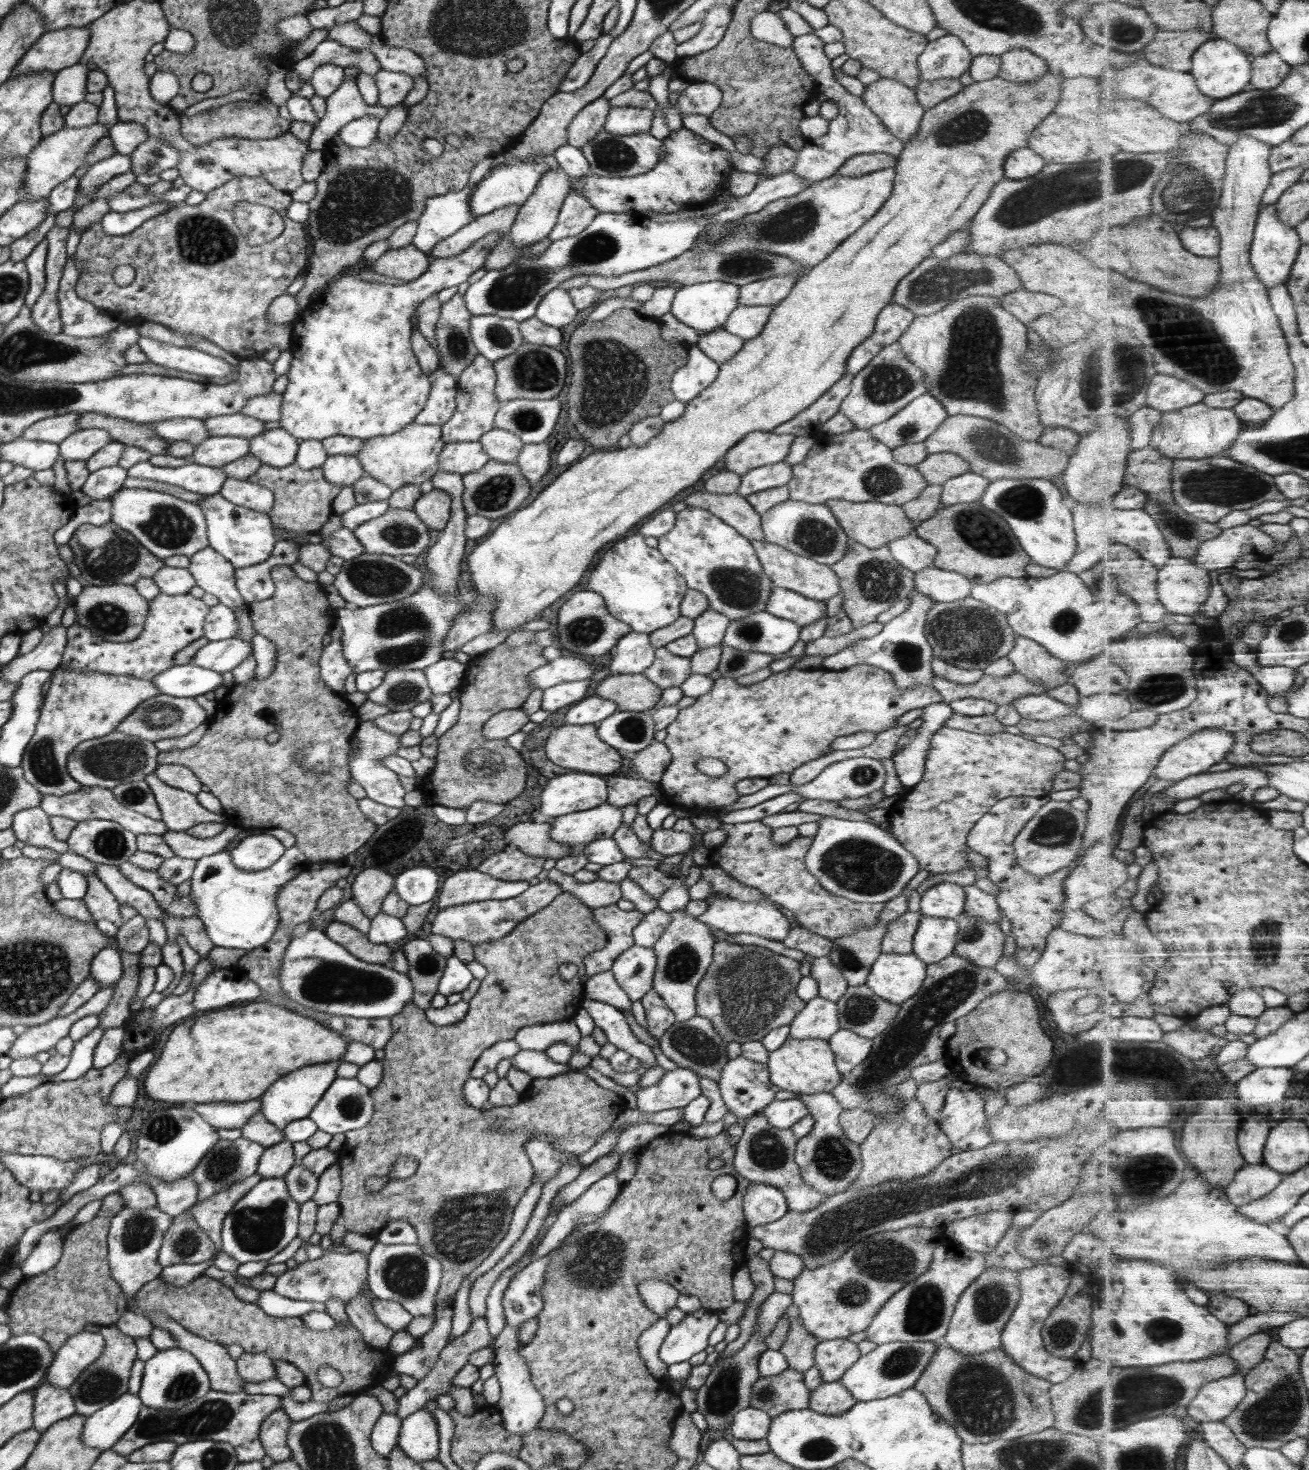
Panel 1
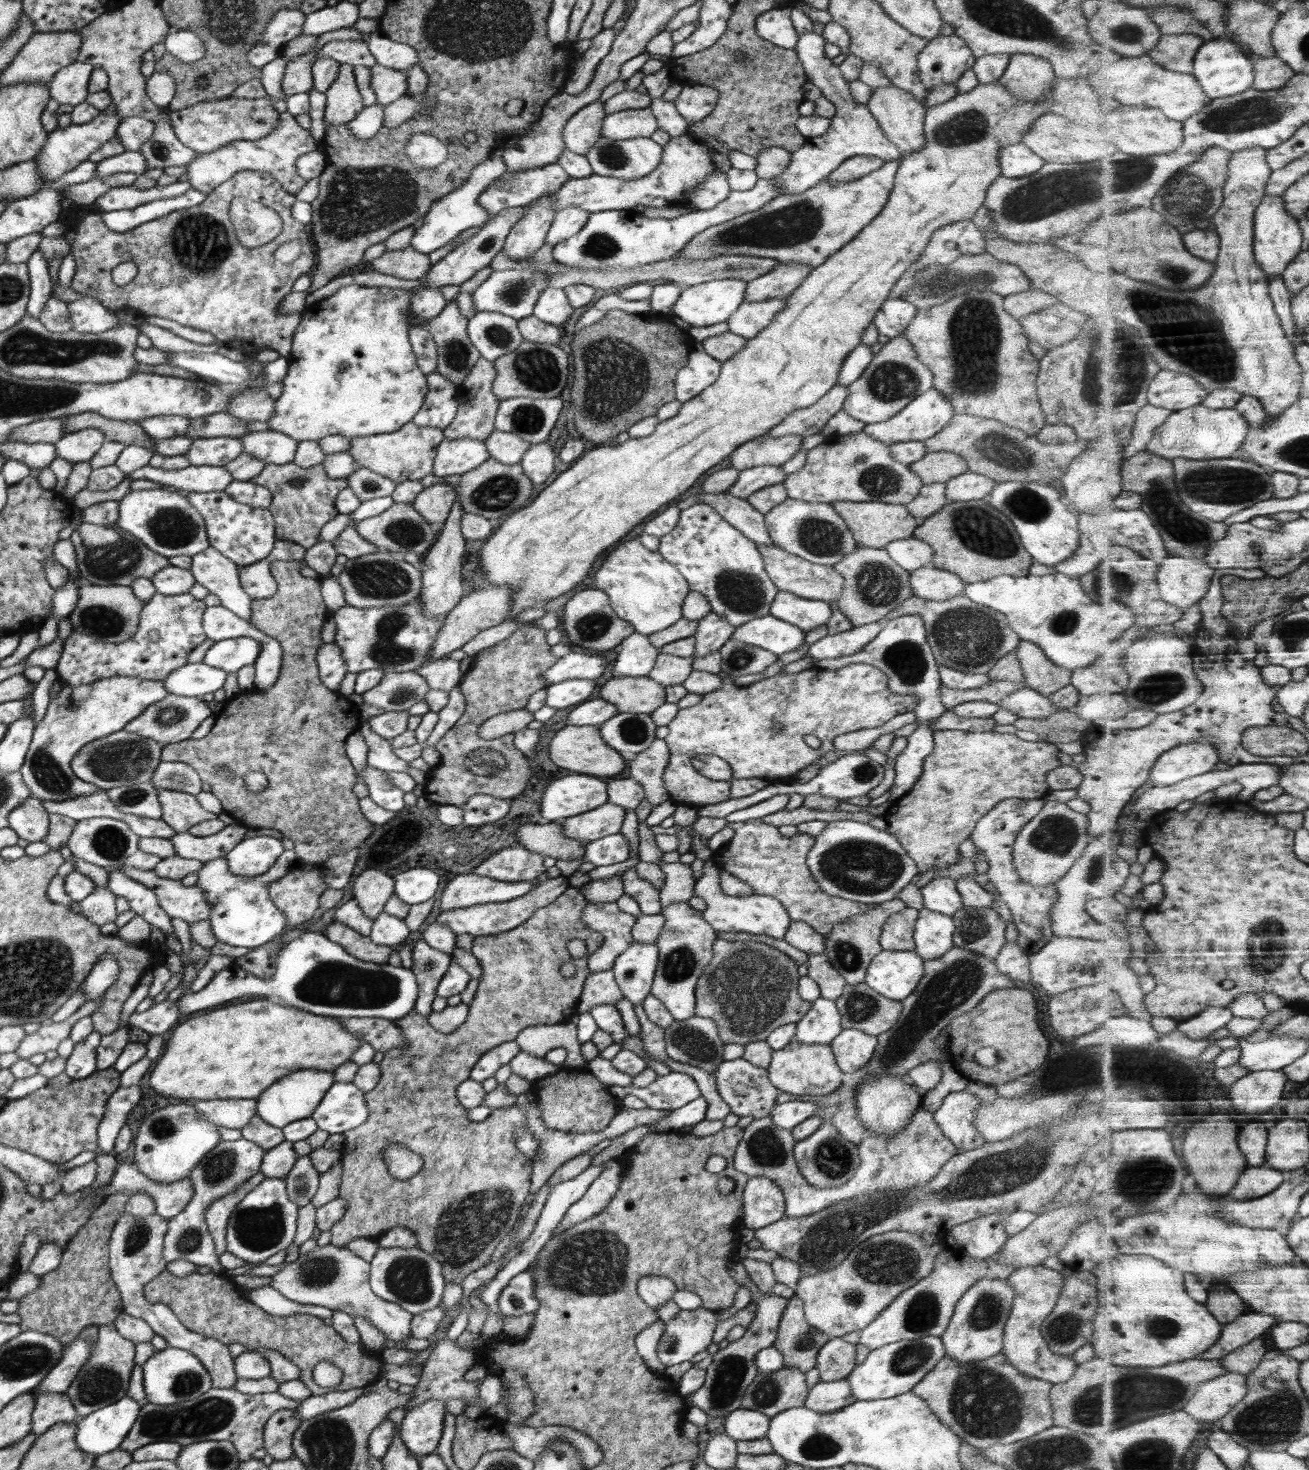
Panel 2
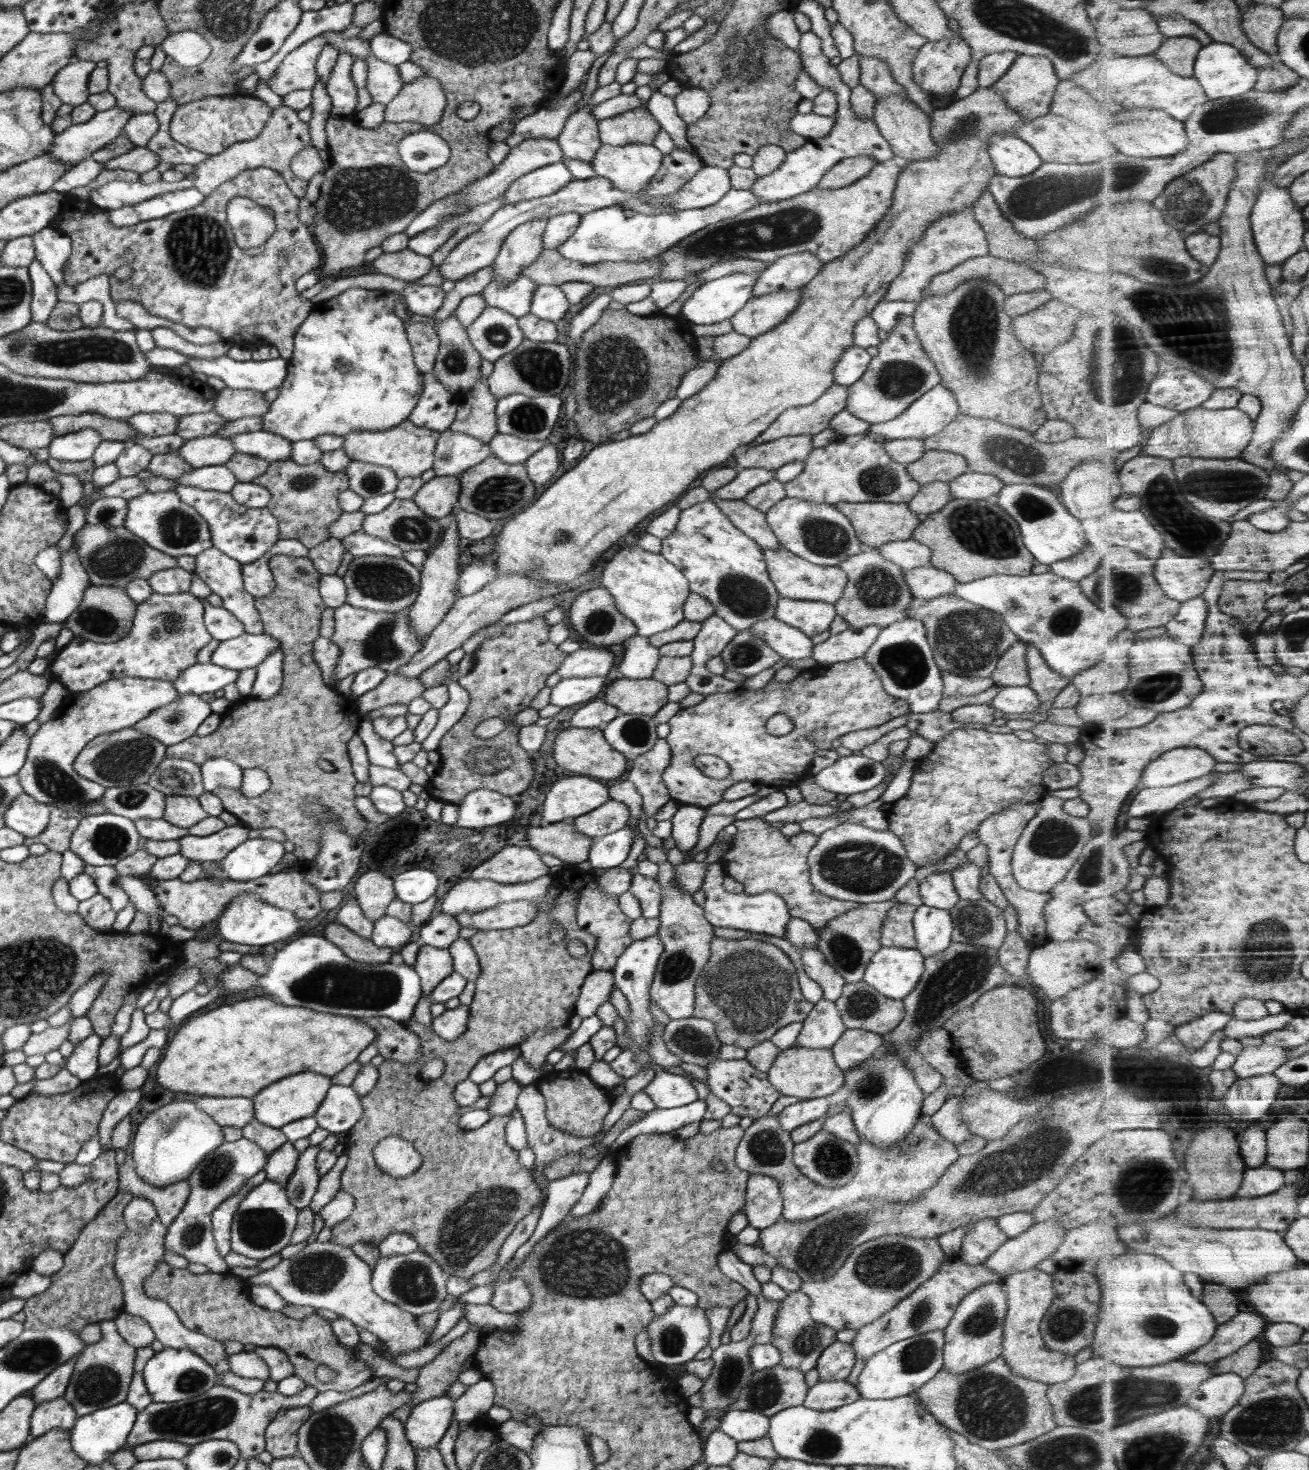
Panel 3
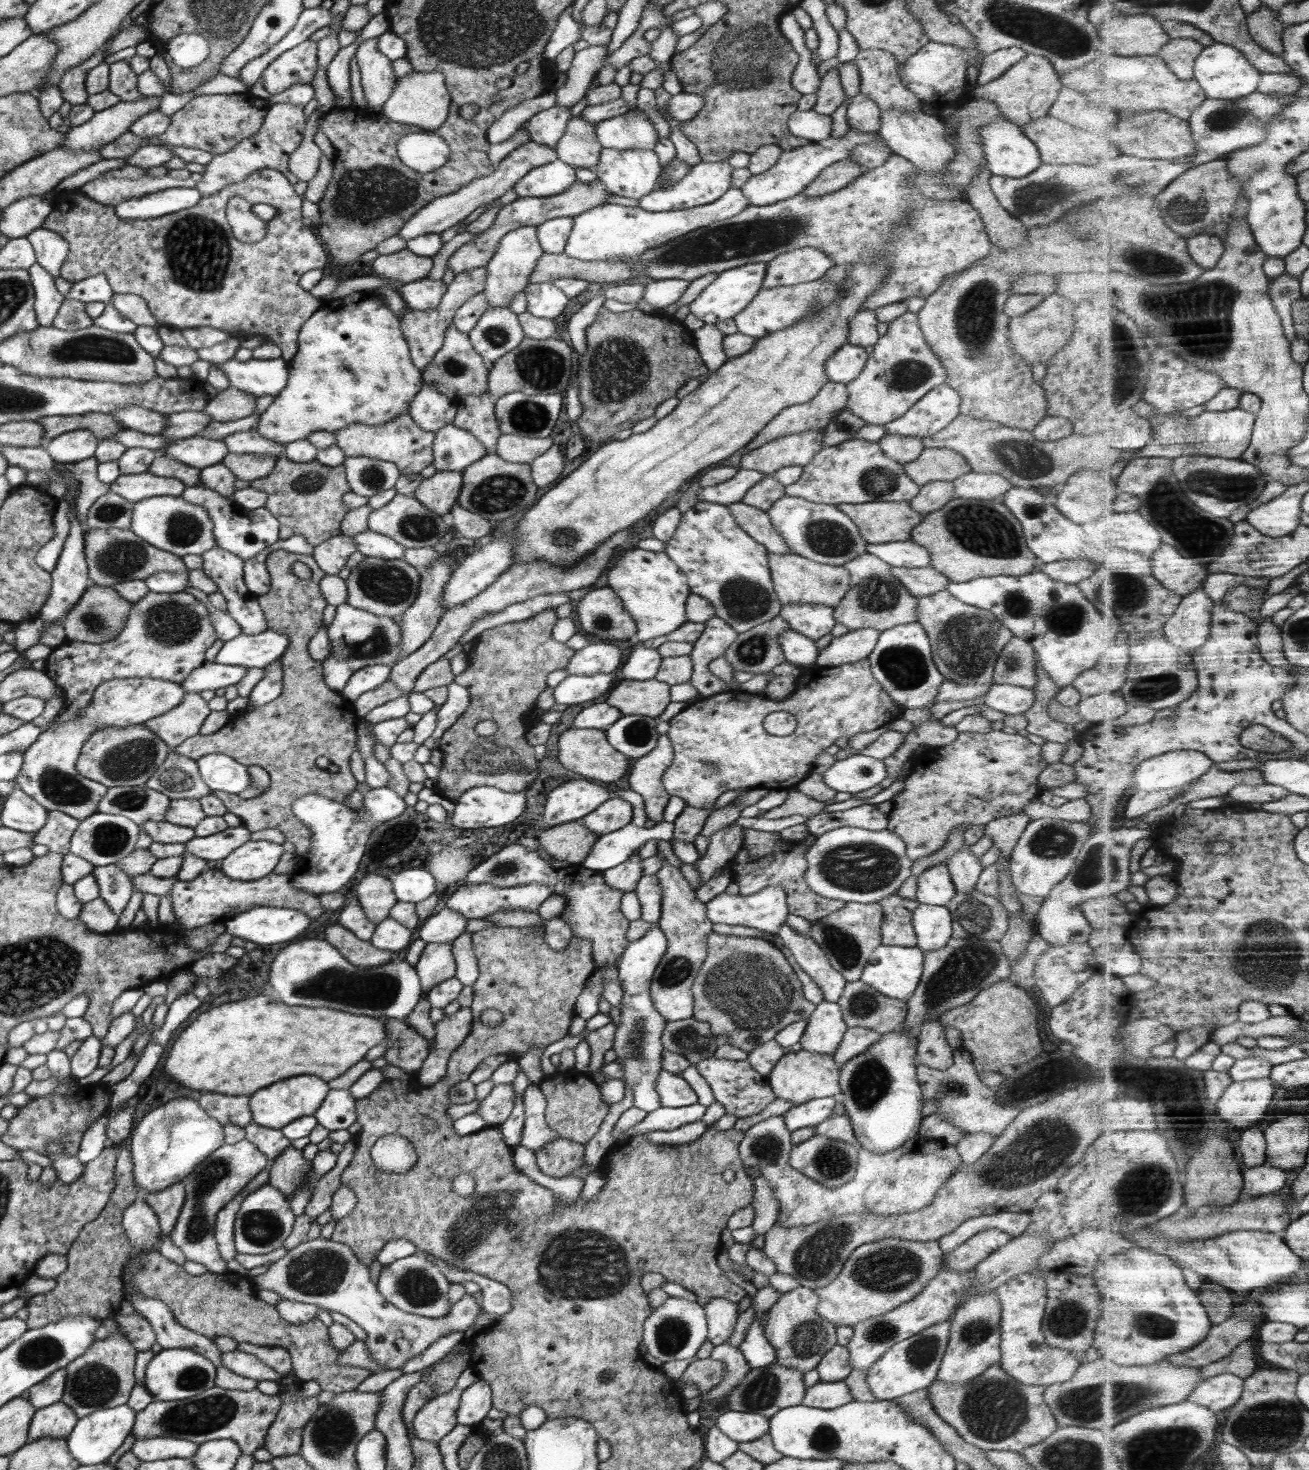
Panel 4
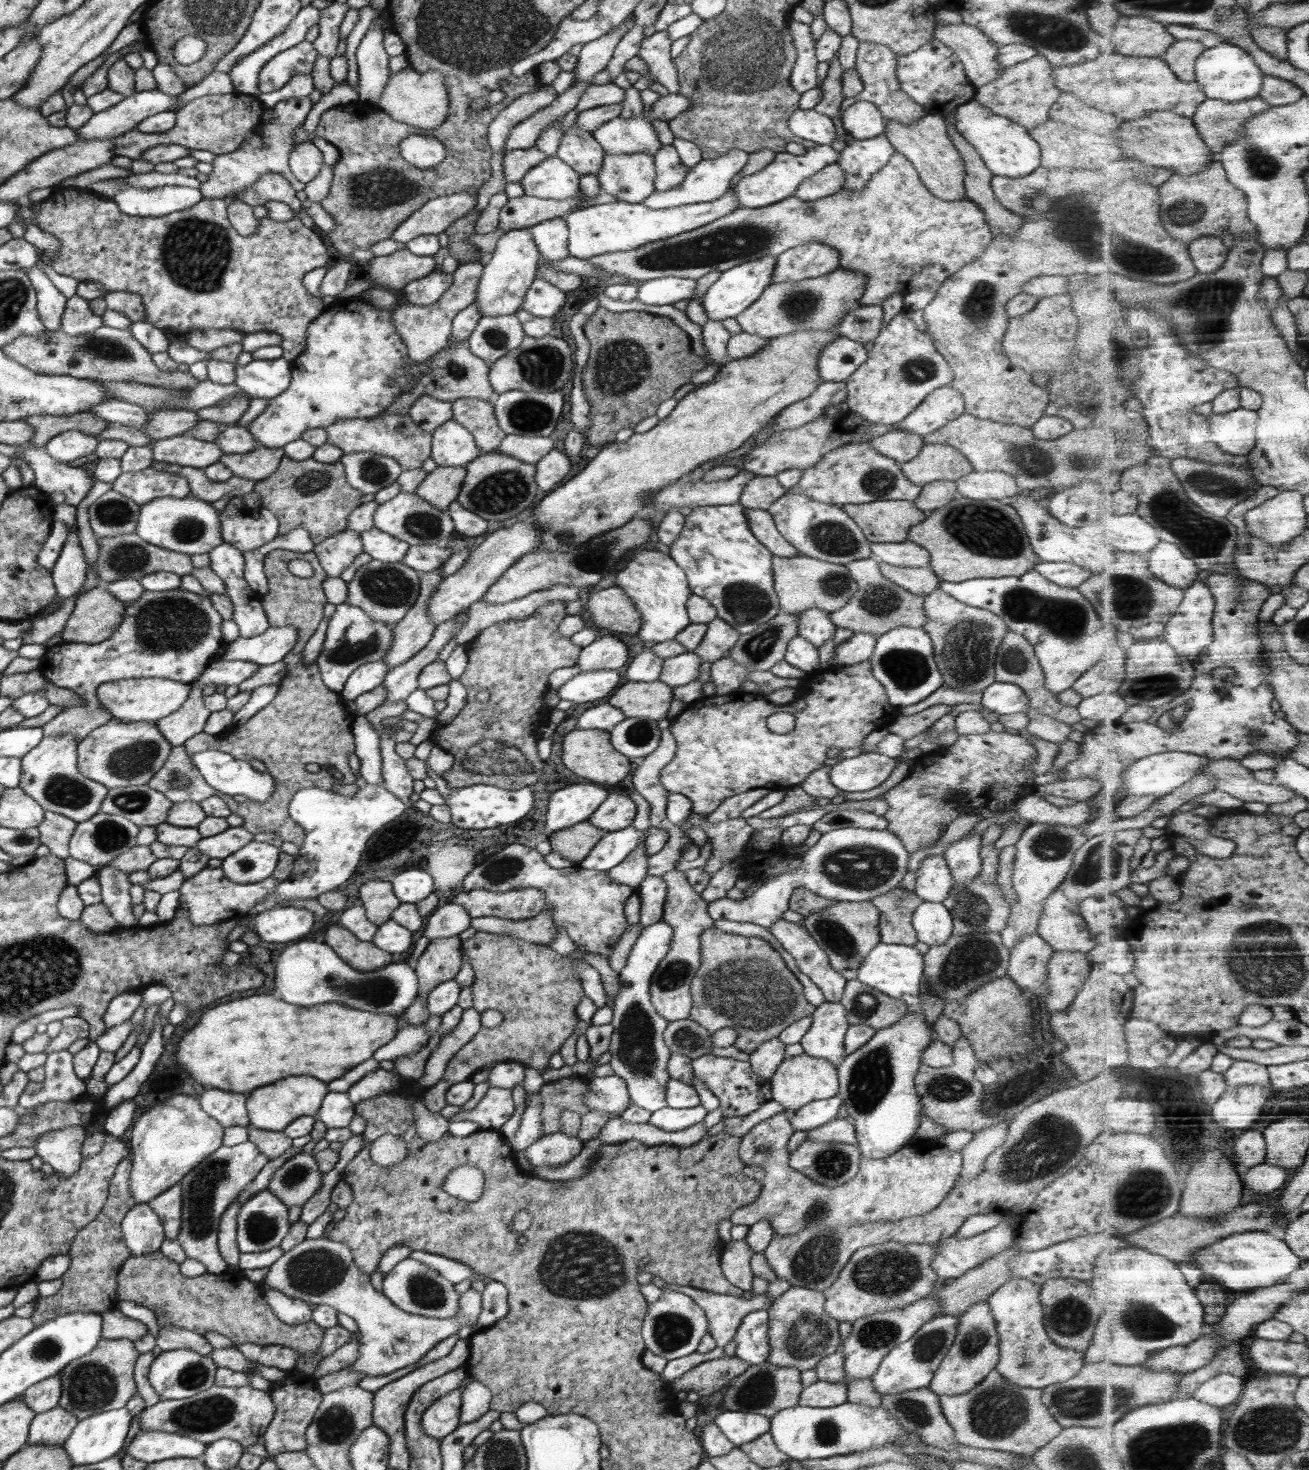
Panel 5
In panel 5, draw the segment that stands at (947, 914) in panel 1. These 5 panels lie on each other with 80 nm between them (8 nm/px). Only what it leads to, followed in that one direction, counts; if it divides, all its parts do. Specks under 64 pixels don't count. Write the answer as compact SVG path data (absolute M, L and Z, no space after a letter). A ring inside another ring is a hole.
M930 855L915 872L914 892L924 902L942 902L953 887L950 868L943 855Z

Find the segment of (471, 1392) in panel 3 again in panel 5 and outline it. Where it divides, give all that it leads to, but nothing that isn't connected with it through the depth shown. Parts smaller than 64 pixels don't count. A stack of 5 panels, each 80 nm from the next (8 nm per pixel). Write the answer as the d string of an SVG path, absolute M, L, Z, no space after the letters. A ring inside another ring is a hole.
M470 1381L461 1390L460 1423L478 1421L491 1409L491 1390L481 1382Z

